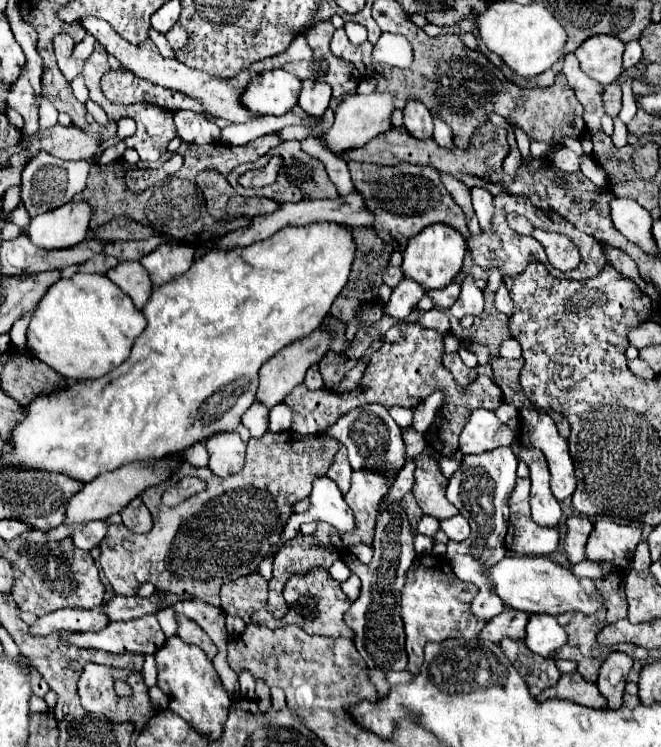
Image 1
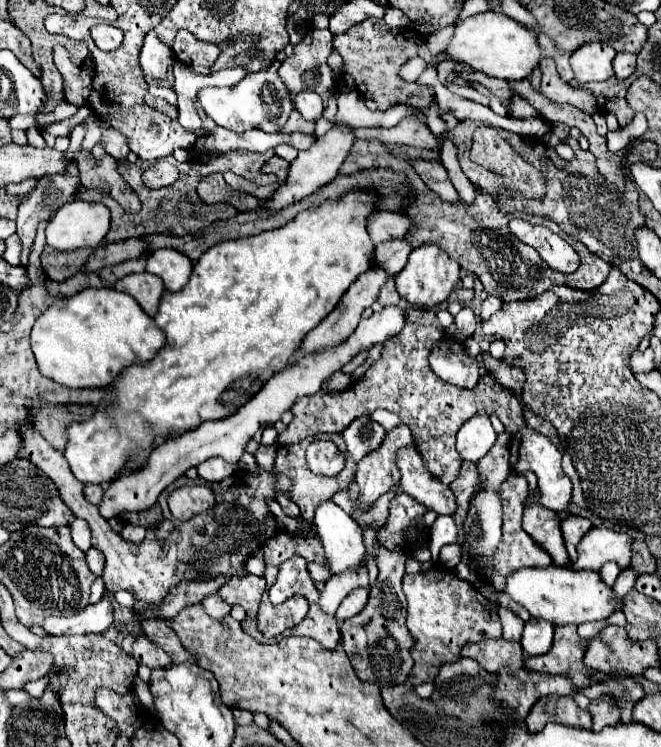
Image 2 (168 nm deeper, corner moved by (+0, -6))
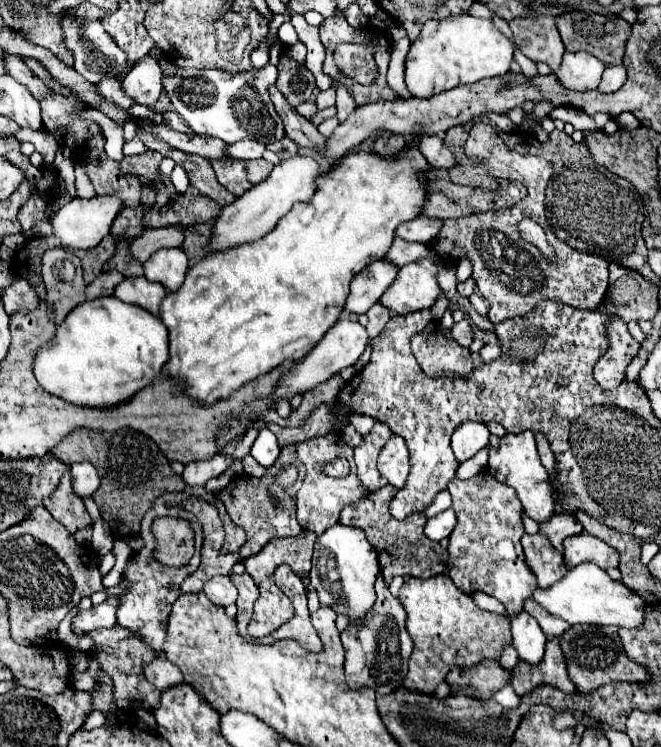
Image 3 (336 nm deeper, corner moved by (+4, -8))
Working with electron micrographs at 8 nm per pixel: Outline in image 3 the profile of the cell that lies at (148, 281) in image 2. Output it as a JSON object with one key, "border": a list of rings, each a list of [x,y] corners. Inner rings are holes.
{"border":[[[128,277],[120,285],[116,285],[118,299],[130,305],[138,305],[152,315],[158,315],[160,303],[166,297],[166,289],[160,283],[152,283],[146,277]]]}

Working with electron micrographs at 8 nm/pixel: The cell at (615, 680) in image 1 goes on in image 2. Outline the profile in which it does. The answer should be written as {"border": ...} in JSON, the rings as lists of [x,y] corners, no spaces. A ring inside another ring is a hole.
{"border":[[[602,695],[602,697],[594,699],[588,709],[592,713],[592,721],[594,721],[592,729],[594,731],[600,731],[608,725],[620,723],[620,707],[618,707],[616,699],[610,695]]]}

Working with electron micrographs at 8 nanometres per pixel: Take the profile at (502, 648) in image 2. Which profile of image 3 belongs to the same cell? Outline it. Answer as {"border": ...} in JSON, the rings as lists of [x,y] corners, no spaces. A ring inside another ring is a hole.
{"border":[[[482,663],[480,667],[470,667],[470,669],[454,667],[448,673],[446,683],[450,689],[470,685],[476,691],[476,695],[472,695],[472,697],[478,701],[486,701],[492,697],[492,693],[496,693],[504,685],[508,685],[510,677],[512,677],[510,671],[504,671],[500,667],[500,663]]]}

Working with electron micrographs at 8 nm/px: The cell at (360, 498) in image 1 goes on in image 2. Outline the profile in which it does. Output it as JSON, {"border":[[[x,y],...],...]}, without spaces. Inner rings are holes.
{"border":[[[400,425],[388,431],[384,445],[370,453],[368,457],[360,459],[356,469],[356,483],[358,483],[358,499],[356,499],[356,513],[366,513],[378,497],[400,483],[400,469],[396,465],[396,453],[402,447],[412,447],[414,437],[406,425]]]}

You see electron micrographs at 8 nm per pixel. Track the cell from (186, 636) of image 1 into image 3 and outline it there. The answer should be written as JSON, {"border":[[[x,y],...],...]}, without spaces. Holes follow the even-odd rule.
{"border":[[[112,627],[112,629],[96,629],[86,633],[92,641],[94,641],[94,653],[90,649],[90,655],[100,663],[100,669],[104,673],[110,675],[112,679],[112,697],[114,703],[118,705],[118,709],[126,711],[126,713],[134,713],[140,707],[152,711],[160,705],[161,693],[158,690],[140,691],[140,682],[144,680],[144,665],[148,665],[156,653],[150,647],[144,647],[142,641],[136,641],[136,635],[130,635],[130,631],[124,631],[124,627]]]}

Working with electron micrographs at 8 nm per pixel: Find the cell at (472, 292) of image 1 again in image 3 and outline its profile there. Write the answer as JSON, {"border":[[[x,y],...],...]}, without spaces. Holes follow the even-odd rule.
{"border":[[[462,319],[462,321],[454,323],[454,327],[452,327],[452,337],[456,339],[458,345],[470,347],[470,345],[472,345],[472,339],[474,339],[474,331],[472,331],[470,321],[468,321],[468,319]]]}

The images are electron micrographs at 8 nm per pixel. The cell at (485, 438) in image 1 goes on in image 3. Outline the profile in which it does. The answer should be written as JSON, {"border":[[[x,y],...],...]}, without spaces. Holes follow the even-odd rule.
{"border":[[[466,421],[462,423],[454,435],[452,435],[452,451],[458,461],[466,461],[474,457],[480,449],[488,445],[490,431],[484,423],[478,421]]]}

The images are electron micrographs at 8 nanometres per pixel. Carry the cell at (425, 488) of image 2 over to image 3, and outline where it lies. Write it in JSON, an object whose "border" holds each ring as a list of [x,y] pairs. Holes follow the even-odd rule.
{"border":[[[392,435],[378,455],[378,471],[380,475],[394,487],[402,489],[408,477],[408,449],[402,437]]]}

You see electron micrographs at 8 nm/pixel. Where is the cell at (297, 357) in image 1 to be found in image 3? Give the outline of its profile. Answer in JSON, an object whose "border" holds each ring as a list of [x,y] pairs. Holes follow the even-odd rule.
{"border":[[[388,259],[372,261],[350,283],[350,295],[346,299],[344,313],[366,313],[396,279],[398,267]]]}

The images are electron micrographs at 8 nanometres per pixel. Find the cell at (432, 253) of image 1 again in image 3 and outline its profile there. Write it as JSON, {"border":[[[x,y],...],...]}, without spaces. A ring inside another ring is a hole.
{"border":[[[416,261],[398,271],[396,281],[384,291],[380,303],[388,311],[408,315],[420,309],[430,309],[442,293],[436,281],[438,267],[432,261]]]}

